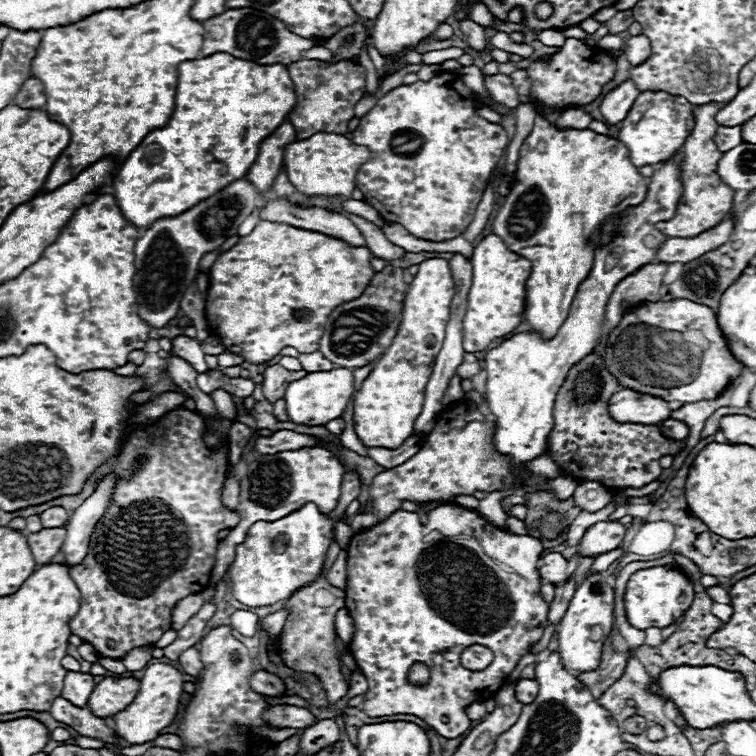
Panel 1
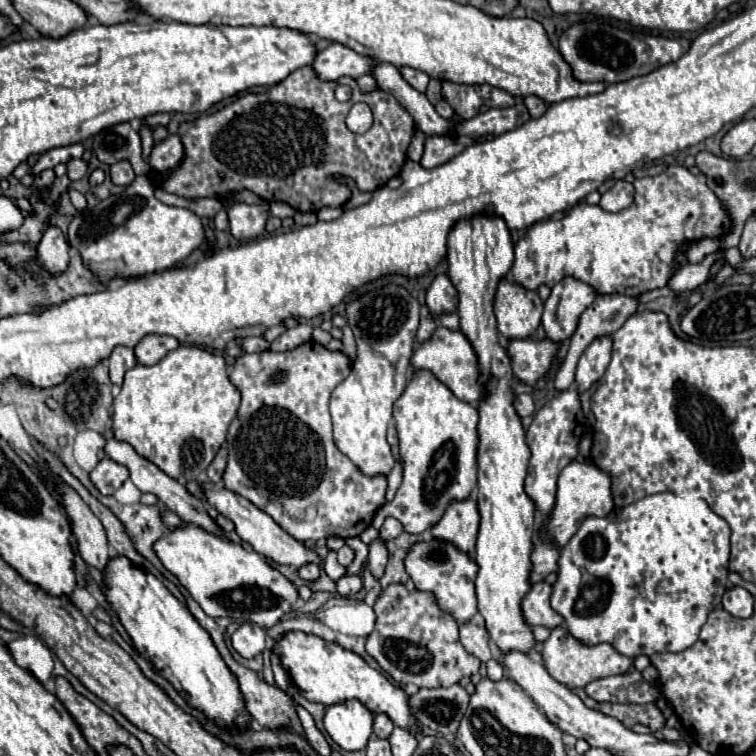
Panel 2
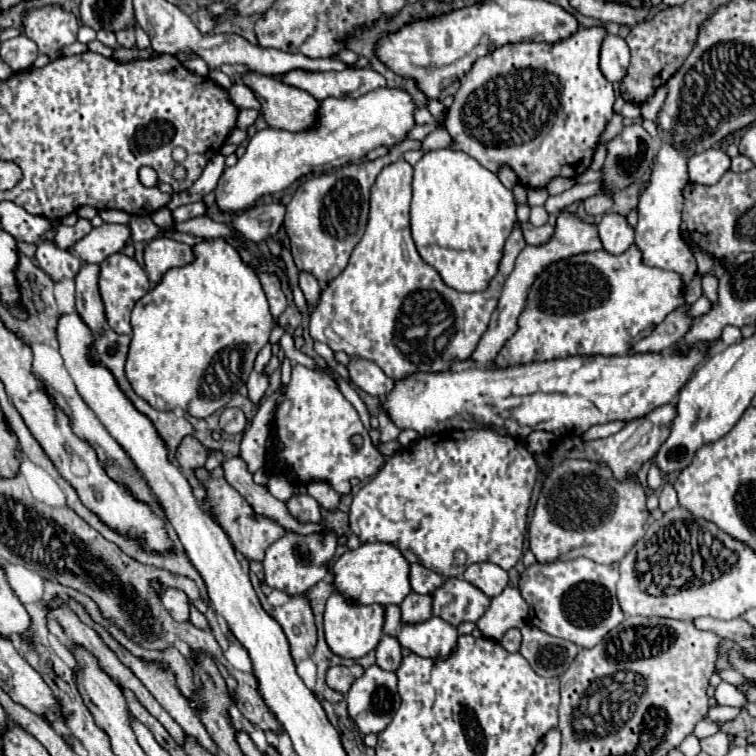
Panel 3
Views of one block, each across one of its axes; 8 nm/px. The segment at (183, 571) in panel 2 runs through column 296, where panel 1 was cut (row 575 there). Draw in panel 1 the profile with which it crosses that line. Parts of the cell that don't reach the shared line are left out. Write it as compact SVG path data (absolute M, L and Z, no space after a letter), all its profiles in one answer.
M602 574L588 576L578 588L576 594L558 624L558 652L566 670L592 672L600 666L604 642L614 624L614 590L606 584Z

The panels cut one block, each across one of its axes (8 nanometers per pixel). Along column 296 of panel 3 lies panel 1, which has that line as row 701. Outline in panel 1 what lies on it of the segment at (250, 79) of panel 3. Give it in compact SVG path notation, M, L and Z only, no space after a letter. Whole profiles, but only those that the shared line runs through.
M104 678L88 698L88 708L100 716L114 716L124 710L138 694L140 680L138 678Z

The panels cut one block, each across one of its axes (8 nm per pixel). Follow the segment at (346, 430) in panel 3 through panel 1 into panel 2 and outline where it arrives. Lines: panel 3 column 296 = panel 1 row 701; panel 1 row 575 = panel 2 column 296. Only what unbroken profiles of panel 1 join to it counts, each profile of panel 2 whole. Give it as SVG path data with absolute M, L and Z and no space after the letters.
M306 342L294 350L274 352L264 350L258 354L242 354L234 362L230 382L240 390L242 402L238 416L228 430L228 466L224 472L224 484L228 490L244 496L256 508L270 514L290 536L300 542L316 542L320 538L340 536L360 536L374 518L374 512L384 504L386 478L384 476L364 476L338 448L333 440L332 422L330 422L330 394L344 382L344 376L352 370L350 358L344 352L332 352L318 342Z

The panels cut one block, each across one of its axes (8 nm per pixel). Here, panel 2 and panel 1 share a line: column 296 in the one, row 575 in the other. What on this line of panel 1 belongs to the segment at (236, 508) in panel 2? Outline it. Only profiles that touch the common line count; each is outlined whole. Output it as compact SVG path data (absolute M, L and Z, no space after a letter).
M550 552L540 560L540 576L550 584L558 584L566 580L568 560L560 552Z

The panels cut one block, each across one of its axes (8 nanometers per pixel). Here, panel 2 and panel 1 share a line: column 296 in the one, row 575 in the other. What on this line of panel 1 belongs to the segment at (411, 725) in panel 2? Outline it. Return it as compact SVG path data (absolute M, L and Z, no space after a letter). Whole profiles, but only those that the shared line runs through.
M654 566L634 572L628 580L624 594L628 622L632 622L632 626L636 626L638 630L648 630L652 626L656 628L670 626L688 610L692 600L694 600L694 582L682 570L670 566Z

